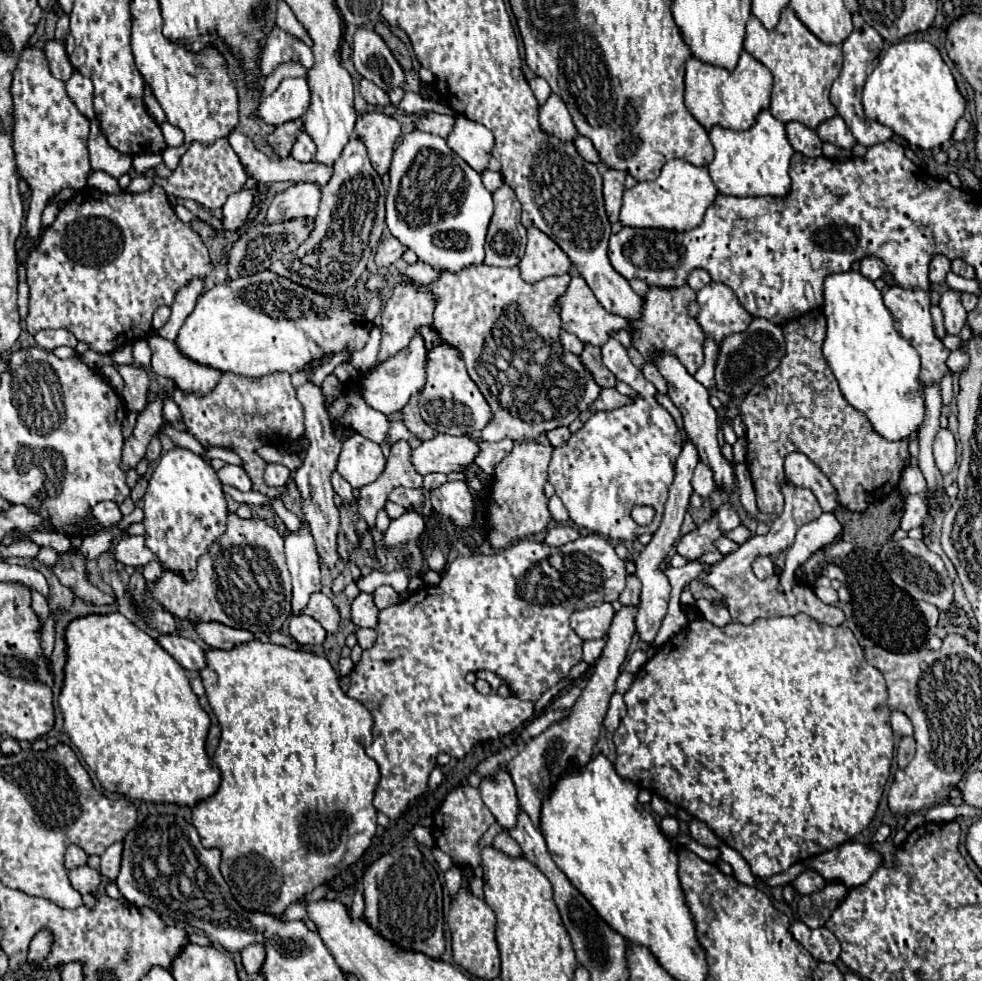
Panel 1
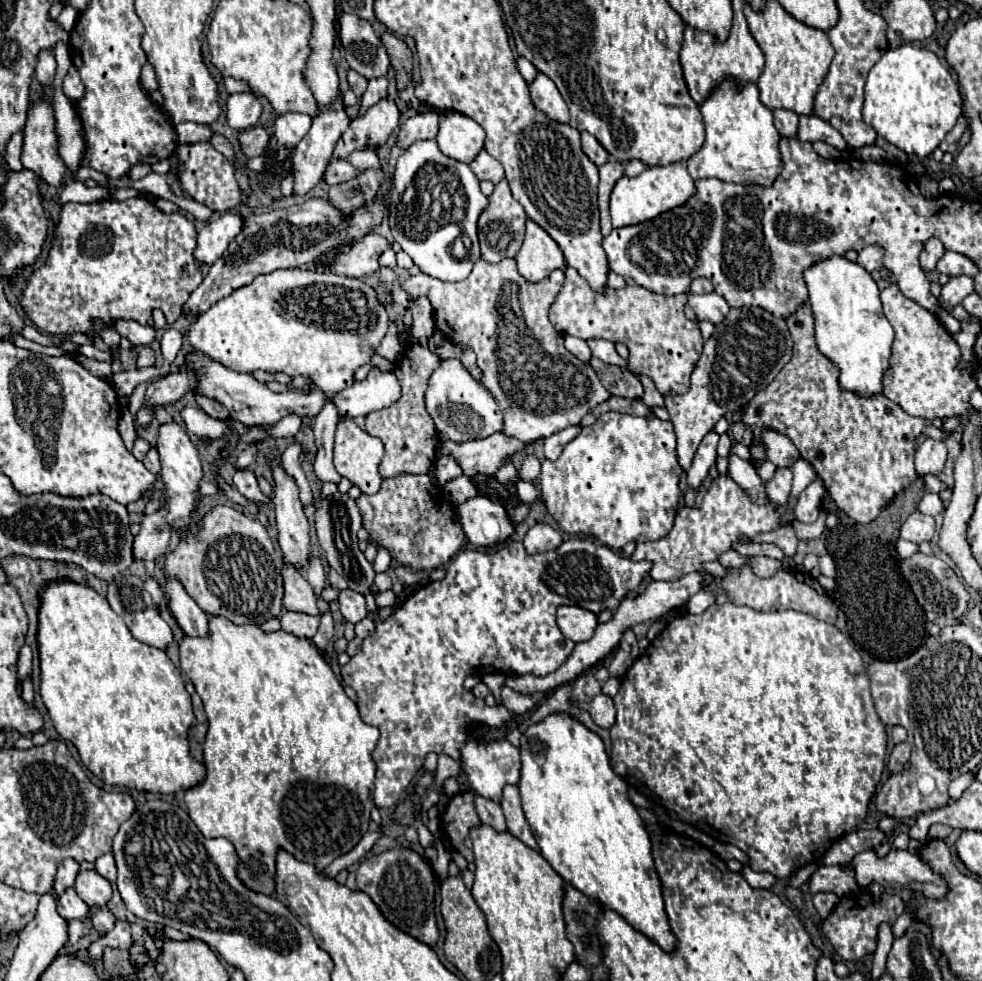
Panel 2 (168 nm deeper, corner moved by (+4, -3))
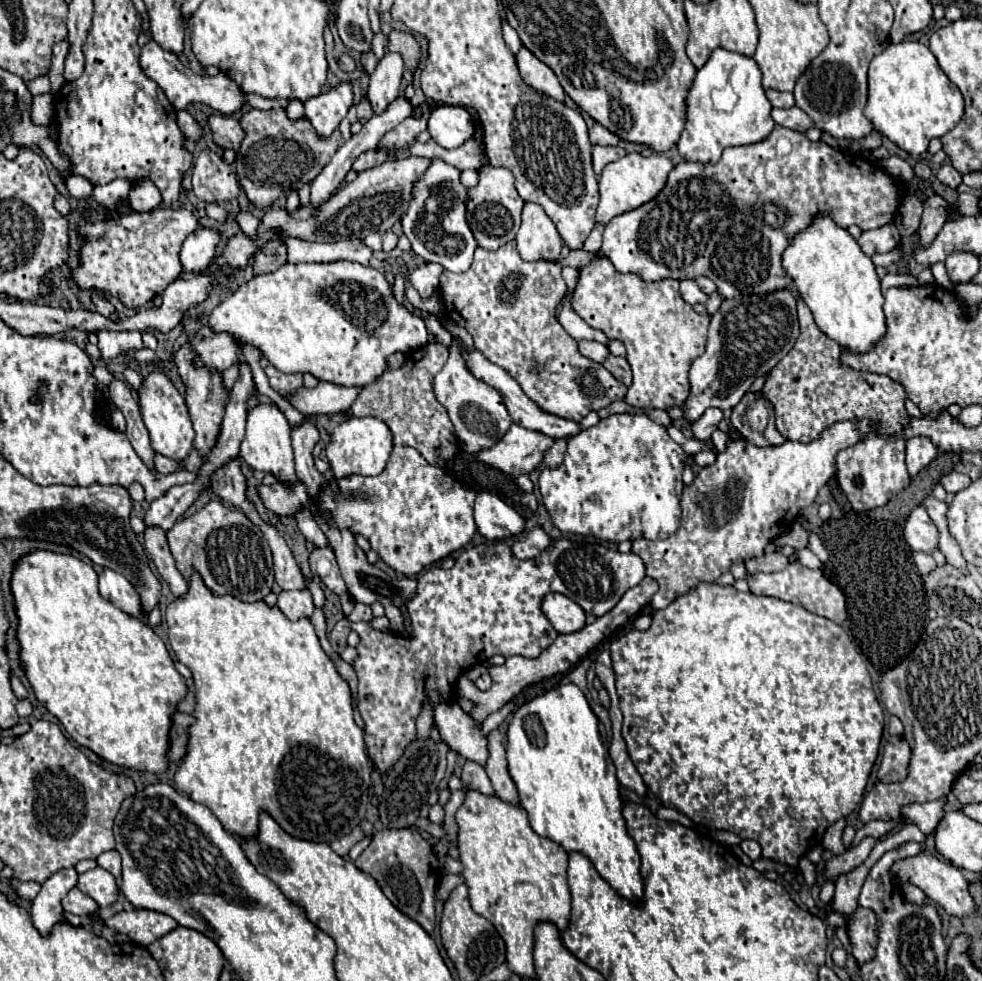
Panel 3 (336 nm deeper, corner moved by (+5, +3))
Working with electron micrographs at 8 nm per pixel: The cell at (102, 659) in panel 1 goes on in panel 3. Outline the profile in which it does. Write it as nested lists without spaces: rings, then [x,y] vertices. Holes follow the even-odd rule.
[[[32,551],[28,555],[24,555],[12,575],[12,593],[16,599],[16,615],[18,615],[18,639],[20,639],[20,659],[24,663],[26,669],[26,677],[36,693],[36,699],[54,715],[58,717],[58,721],[64,725],[64,729],[68,731],[68,735],[82,747],[92,749],[100,759],[118,765],[118,767],[126,767],[132,771],[150,771],[150,773],[164,773],[170,765],[170,761],[166,761],[166,745],[170,745],[170,721],[174,719],[174,709],[176,705],[186,697],[188,693],[188,685],[186,679],[176,671],[174,661],[166,649],[166,645],[162,643],[162,639],[144,623],[138,621],[130,615],[126,615],[124,611],[120,611],[118,607],[114,607],[110,601],[102,599],[98,593],[98,575],[92,569],[92,565],[80,561],[78,557],[72,555],[56,555],[50,551]]]

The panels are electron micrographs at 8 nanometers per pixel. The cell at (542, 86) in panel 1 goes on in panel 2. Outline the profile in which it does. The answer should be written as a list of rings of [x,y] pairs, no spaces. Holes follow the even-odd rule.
[[[517,57],[517,69],[519,69],[519,73],[523,75],[523,79],[529,83],[531,79],[535,79],[535,75],[537,75],[537,69],[525,59],[525,57]]]

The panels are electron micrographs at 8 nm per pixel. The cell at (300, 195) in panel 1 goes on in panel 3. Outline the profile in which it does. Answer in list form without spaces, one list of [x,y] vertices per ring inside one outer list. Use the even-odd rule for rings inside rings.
[[[342,83],[334,89],[320,93],[304,103],[306,119],[316,129],[318,137],[328,139],[346,117],[348,109],[352,107],[352,87],[350,83]]]

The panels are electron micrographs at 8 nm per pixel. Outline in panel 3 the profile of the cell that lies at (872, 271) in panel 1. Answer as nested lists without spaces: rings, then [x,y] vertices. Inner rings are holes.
[[[884,225],[880,229],[872,229],[872,231],[864,231],[862,237],[858,239],[860,249],[872,257],[874,253],[888,253],[892,251],[900,241],[898,229],[896,225]]]

